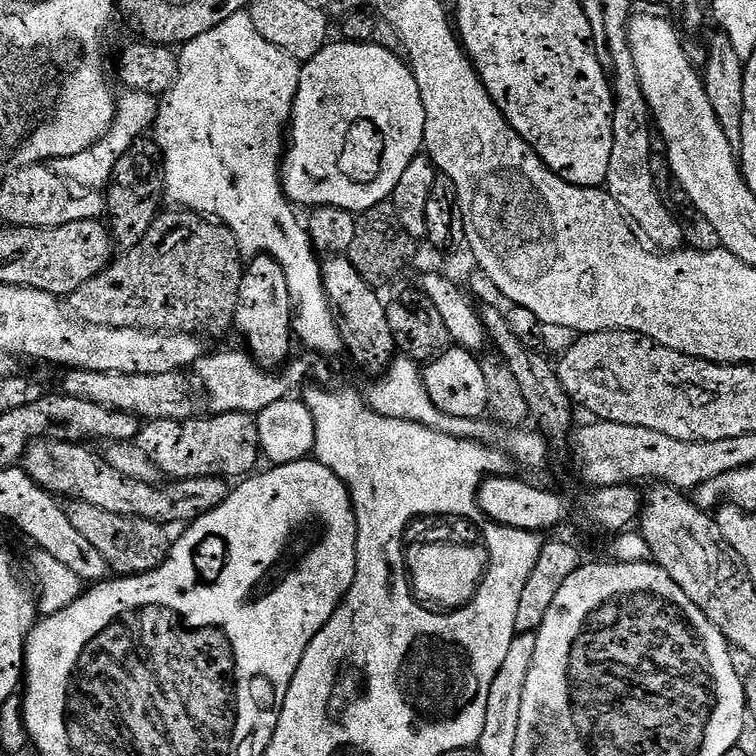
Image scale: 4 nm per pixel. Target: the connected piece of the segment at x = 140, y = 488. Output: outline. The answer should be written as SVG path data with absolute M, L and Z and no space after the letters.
M33 440L28 451L24 453L22 467L30 474L30 478L34 478L34 482L38 482L38 486L42 486L57 498L90 502L90 506L110 510L110 514L137 516L165 526L180 523L183 525L196 520L222 506L222 502L226 502L228 497L229 481L219 476L177 480L168 482L165 488L160 488L161 486L156 484L147 484L122 474L122 470L110 466L103 455L92 448L95 447L87 443Z

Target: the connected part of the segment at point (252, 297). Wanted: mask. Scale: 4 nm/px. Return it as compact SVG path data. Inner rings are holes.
M255 256L247 261L242 286L238 290L234 328L244 335L244 340L248 343L247 351L261 368L272 370L288 364L293 355L293 319L294 305L290 298L290 286L286 283L284 267L273 256Z

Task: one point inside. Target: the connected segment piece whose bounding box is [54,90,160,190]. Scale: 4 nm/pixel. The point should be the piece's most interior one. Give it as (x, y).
(135, 112)

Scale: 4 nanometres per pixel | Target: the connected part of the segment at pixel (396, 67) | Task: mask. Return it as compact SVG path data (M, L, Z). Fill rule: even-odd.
M329 42L313 60L307 61L301 67L298 94L292 103L292 119L290 121L290 143L286 148L286 155L282 161L282 179L284 193L293 205L305 204L308 210L322 206L334 206L353 214L364 212L385 203L398 186L398 178L406 171L406 166L418 155L421 155L424 146L424 131L426 130L426 110L422 106L422 94L418 90L418 82L414 78L407 59L401 58L397 53L386 50L382 46L373 44L349 44L347 42Z

